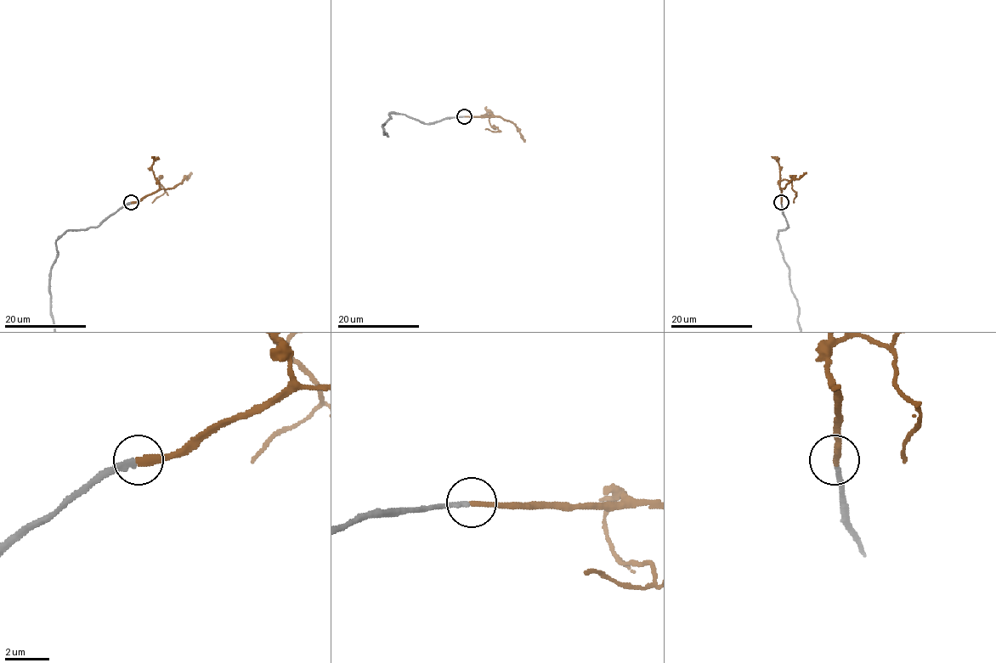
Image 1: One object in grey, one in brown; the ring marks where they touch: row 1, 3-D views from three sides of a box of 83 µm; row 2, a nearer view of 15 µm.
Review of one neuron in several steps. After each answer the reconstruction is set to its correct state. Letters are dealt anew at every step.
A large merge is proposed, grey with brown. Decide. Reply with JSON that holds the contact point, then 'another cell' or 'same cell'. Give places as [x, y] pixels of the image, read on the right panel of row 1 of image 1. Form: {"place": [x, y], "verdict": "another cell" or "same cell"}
{"place": [781, 202], "verdict": "same cell"}

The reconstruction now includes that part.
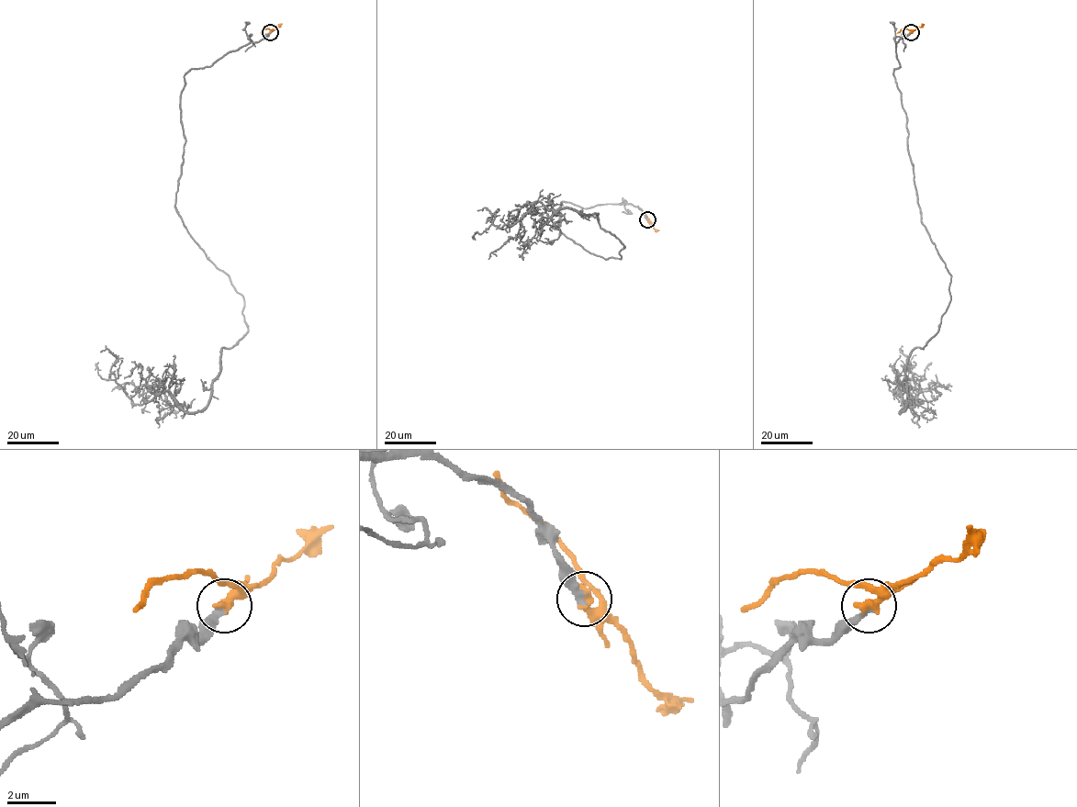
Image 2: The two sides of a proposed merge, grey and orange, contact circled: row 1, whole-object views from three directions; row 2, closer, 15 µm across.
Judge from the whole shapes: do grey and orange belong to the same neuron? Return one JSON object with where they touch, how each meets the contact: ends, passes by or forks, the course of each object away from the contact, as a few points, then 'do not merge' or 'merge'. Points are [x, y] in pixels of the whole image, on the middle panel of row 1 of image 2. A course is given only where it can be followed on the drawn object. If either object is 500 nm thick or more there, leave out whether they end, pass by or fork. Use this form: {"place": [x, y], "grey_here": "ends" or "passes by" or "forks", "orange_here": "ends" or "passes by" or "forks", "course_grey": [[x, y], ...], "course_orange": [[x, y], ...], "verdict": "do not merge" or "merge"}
{"place": [647, 219], "grey_here": "ends", "orange_here": "ends", "course_grey": [[647, 219], [561, 202], [553, 228], [606, 259], [624, 245], [597, 213], [537, 202], [498, 228], [476, 210]], "course_orange": [[647, 219], [637, 206]], "verdict": "merge"}

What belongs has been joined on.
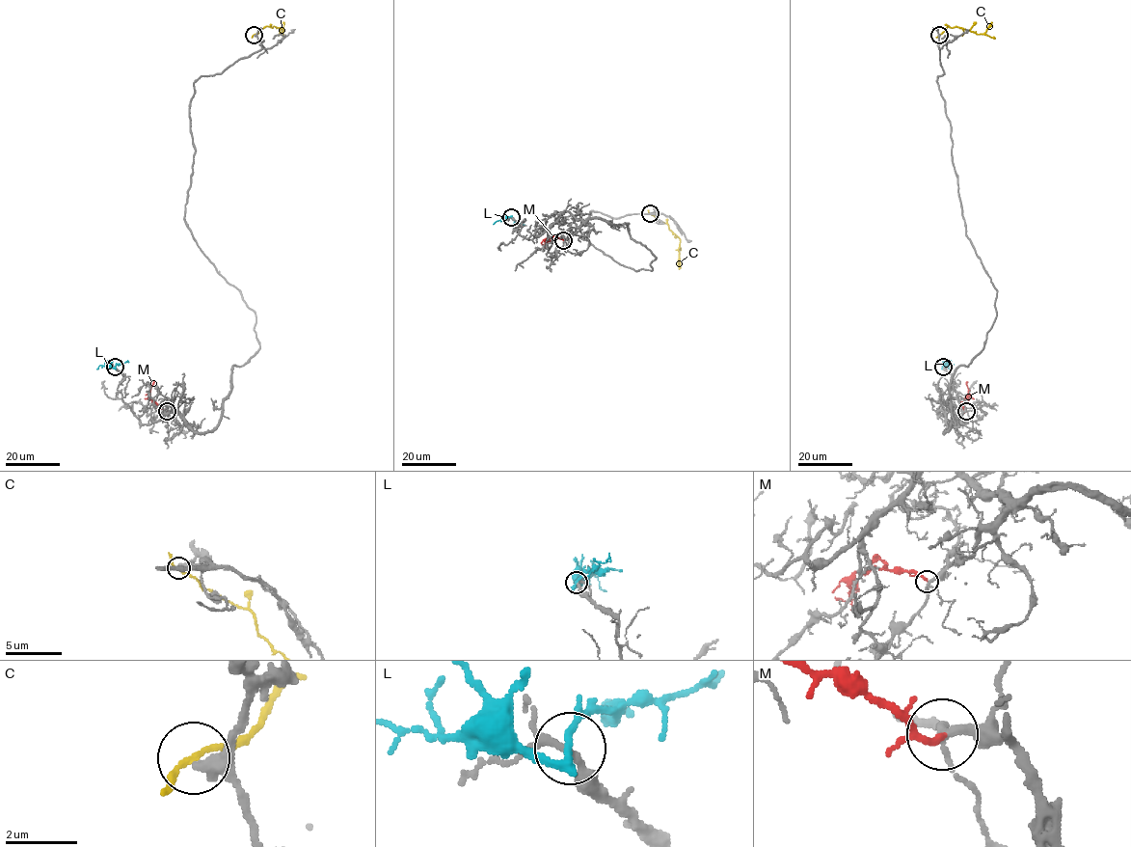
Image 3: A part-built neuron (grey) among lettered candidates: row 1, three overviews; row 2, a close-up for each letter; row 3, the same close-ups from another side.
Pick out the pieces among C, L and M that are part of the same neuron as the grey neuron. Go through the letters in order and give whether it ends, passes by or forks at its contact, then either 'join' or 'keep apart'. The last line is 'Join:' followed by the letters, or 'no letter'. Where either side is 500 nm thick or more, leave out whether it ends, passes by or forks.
C: it passes by; keep apart
L: it passes by; keep apart
M: it passes by; join
Join: M

